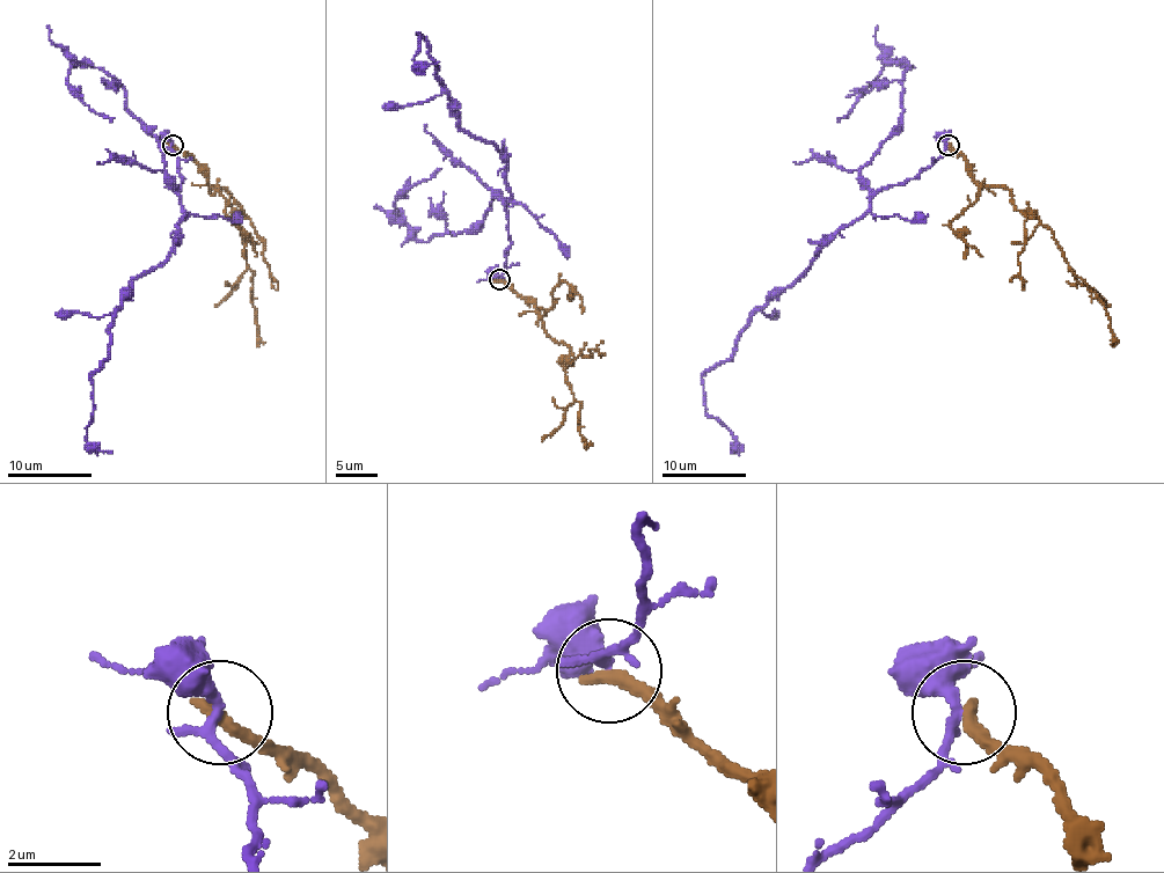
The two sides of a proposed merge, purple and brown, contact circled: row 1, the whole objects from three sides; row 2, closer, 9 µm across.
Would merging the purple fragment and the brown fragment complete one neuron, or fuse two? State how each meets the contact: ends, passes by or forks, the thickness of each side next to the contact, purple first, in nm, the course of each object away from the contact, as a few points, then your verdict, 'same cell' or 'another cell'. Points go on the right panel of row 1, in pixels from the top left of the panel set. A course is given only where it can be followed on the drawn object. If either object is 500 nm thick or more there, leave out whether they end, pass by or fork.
purple passes by; brown ends; calibres 280 and 320 nm; course purple (949, 145), (913, 178), (884, 186), (752, 317), (732, 354), (701, 378), (705, 411), (734, 440), (731, 453); course brown (949, 145), (980, 185), (1003, 185), (1018, 210), (1049, 229), (1073, 273), (1104, 307), (1114, 346); another cell

